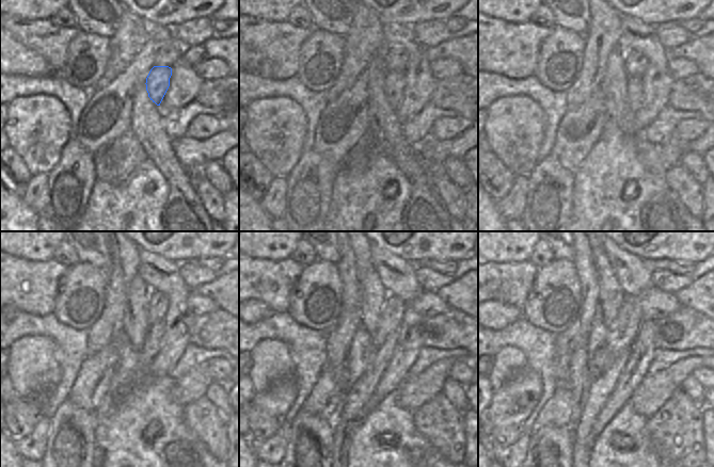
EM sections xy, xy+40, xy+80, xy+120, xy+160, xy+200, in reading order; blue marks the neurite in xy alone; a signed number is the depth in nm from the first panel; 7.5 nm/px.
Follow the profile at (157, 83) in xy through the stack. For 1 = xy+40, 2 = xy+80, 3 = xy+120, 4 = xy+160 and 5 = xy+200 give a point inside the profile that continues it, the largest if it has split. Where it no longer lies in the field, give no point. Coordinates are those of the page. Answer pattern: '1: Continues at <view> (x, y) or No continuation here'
1: Continues at xy+40 (395, 80)
2: Continues at xy+80 (634, 84)
3: Continues at xy+120 (153, 342)
4: Continues at xy+160 (362, 389)
5: Continues at xy+200 (603, 384)

